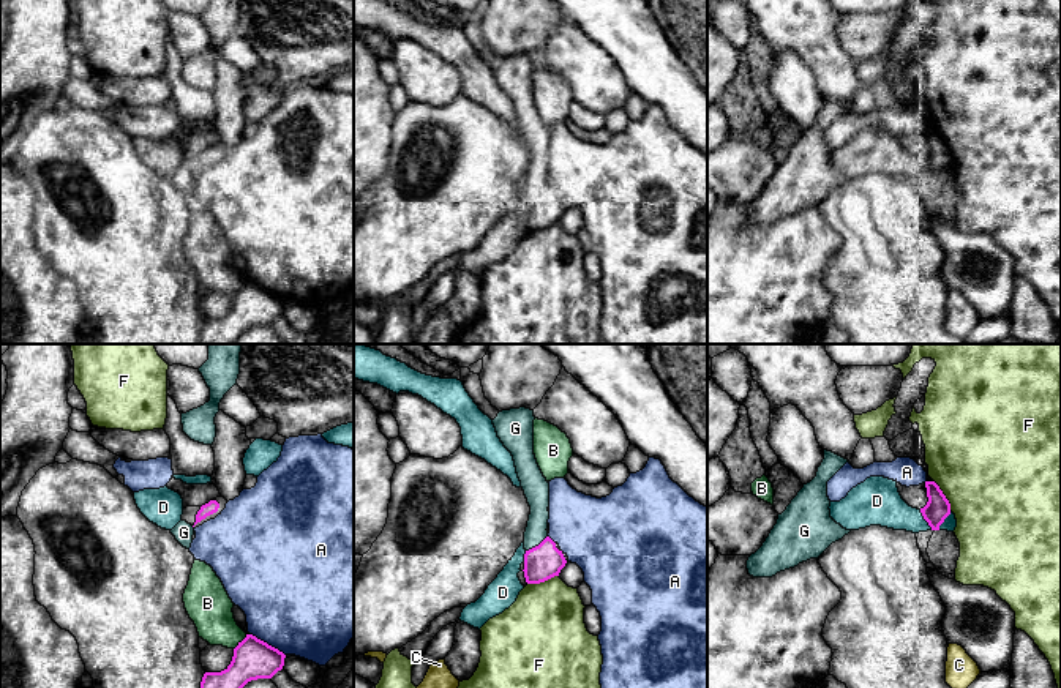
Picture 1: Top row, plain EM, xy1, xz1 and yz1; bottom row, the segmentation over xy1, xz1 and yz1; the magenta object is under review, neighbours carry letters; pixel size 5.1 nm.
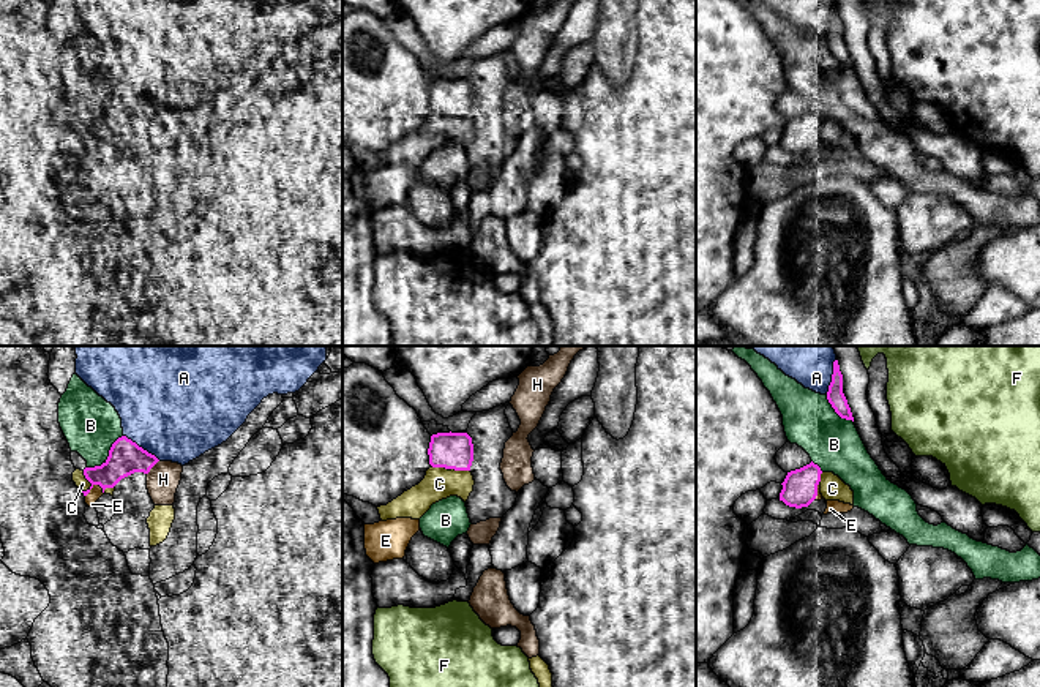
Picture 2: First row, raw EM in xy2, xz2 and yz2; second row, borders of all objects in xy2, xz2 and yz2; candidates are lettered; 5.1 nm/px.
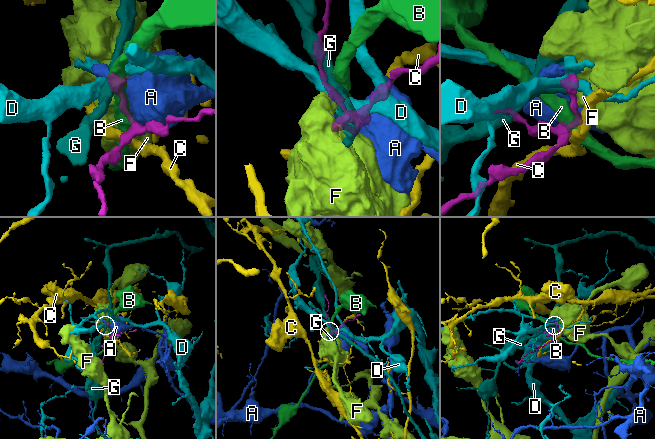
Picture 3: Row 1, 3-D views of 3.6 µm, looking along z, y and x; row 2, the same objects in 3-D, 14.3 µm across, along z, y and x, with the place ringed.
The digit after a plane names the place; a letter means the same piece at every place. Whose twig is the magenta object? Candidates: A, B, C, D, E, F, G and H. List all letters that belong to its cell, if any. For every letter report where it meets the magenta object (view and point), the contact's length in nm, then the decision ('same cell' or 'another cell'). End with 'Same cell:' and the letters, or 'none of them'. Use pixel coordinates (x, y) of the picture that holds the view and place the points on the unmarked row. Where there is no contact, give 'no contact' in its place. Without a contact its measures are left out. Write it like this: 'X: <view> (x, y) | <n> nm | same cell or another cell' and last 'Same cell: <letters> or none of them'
A: xy2 (141, 93) | 240 nm | another cell
B: xy2 (108, 103) | 260 nm | another cell
C: xy2 (89, 127) | 110 nm | another cell
D: yz1 (924, 164) | 120 nm | another cell
E: xy2 (92, 133) | 100 nm | another cell
F: xz1 (542, 228) | 170 nm | another cell
G: xz1 (536, 193) | 140 nm | same cell
H: xy2 (152, 112) | 100 nm | another cell
Same cell: G

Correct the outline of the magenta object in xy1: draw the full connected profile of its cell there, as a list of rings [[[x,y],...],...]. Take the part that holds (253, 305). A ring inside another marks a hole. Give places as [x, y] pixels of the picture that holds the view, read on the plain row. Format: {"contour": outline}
{"contour": [[[253,281],[234,295],[231,311],[221,319],[205,319],[199,344],[235,344],[251,327],[272,325],[284,312],[286,301]]]}

